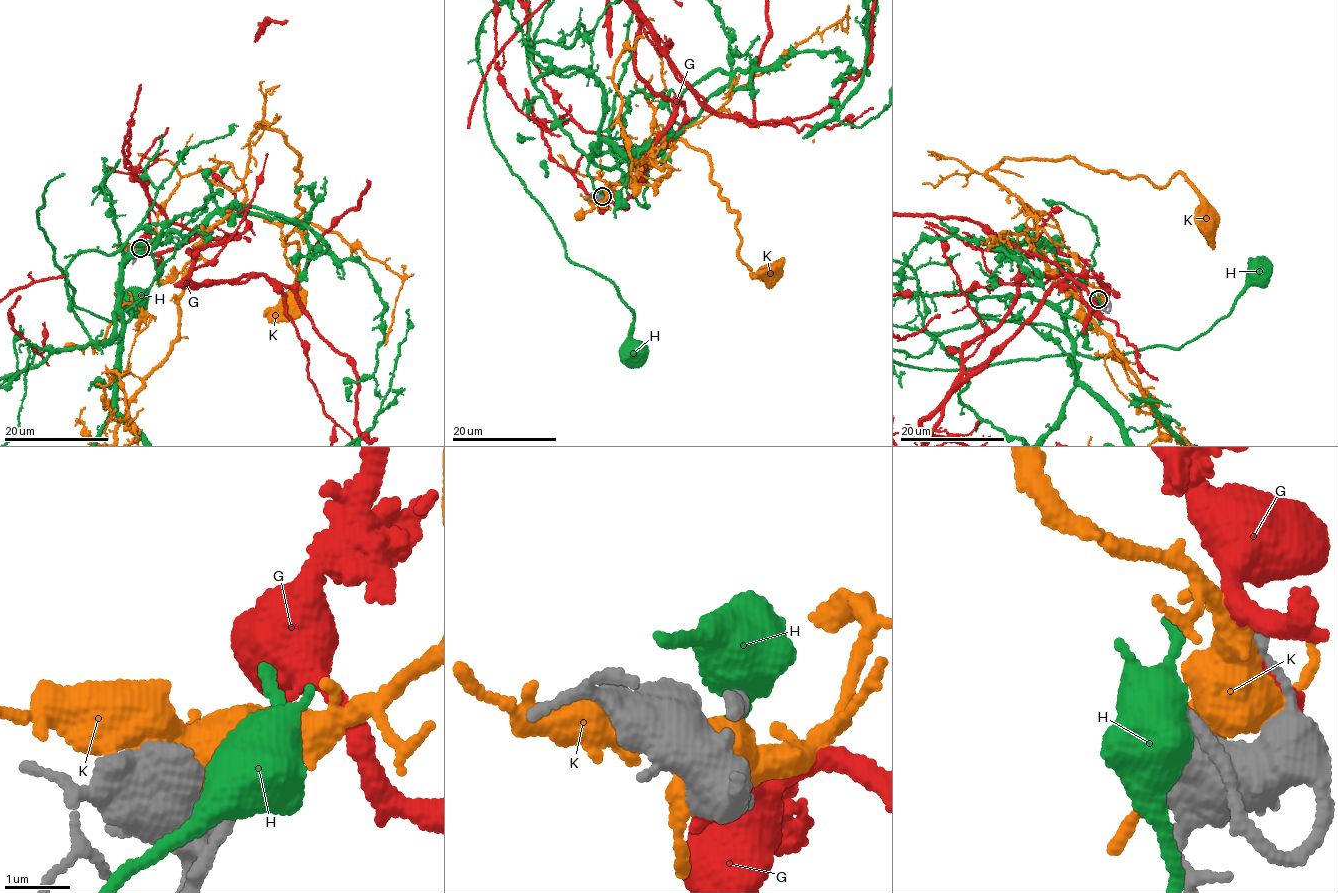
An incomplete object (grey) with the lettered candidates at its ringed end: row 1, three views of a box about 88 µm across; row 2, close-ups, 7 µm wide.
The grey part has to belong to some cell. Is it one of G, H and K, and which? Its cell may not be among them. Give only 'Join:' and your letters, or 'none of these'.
Join: none of these

